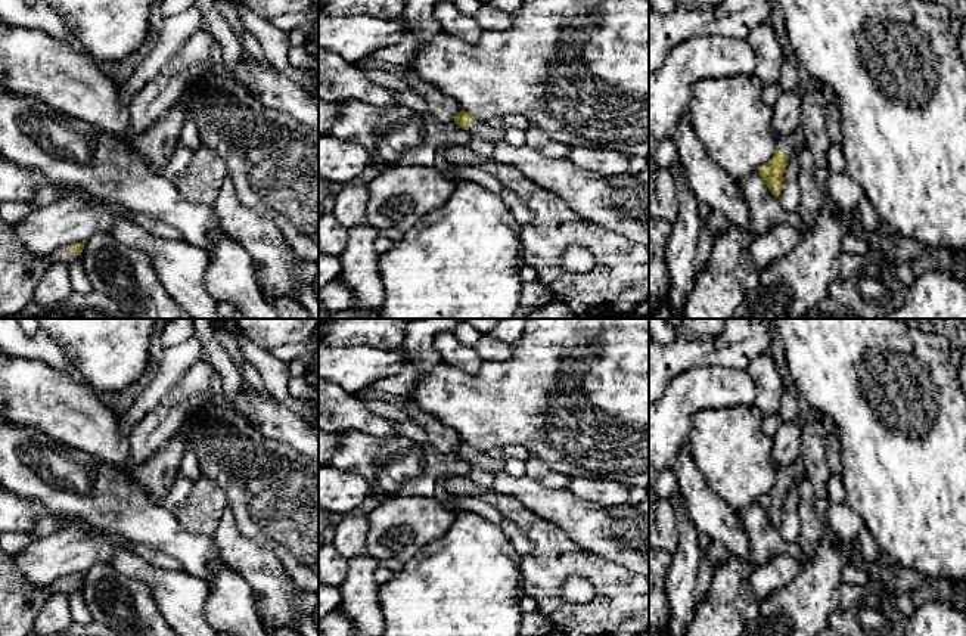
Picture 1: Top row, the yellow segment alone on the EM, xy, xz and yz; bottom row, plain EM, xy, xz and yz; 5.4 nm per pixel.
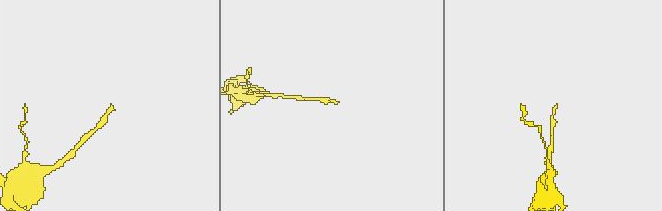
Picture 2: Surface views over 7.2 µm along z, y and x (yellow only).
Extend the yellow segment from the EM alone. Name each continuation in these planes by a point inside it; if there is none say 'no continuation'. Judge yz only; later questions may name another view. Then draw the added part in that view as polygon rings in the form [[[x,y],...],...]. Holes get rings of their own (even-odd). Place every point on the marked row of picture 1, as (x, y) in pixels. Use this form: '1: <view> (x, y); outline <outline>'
1: yz (788, 145); outline [[[799,127],[795,128],[789,136],[779,139],[777,149],[780,149],[789,158],[795,153],[795,151],[804,146],[804,137],[801,134]]]

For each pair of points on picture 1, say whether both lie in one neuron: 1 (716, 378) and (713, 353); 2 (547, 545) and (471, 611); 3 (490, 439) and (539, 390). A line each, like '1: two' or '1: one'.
1: two
2: two
3: one

